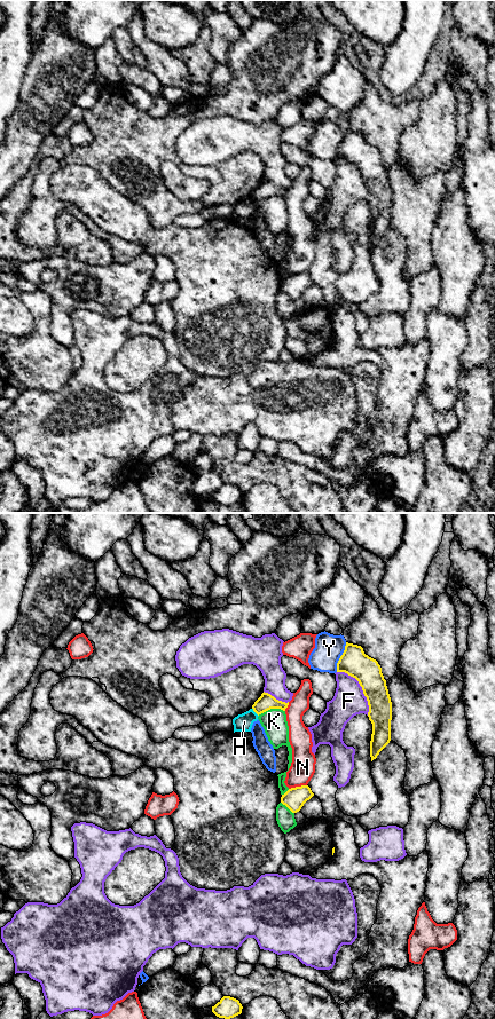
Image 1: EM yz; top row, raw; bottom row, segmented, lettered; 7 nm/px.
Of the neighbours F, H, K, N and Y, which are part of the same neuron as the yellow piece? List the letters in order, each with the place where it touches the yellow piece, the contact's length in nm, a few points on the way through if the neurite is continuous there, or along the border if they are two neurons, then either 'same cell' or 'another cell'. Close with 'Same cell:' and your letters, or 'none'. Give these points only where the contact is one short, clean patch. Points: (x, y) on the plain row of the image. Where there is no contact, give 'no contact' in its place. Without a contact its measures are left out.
F: contact yz (362, 175); length 380 nm; another cell
H: contact yz (254, 198); length 80 nm; border yz (252, 195), (258, 203); another cell
K: contact yz (270, 195); length 190 nm; another cell
N: contact yz (297, 274); length 130 nm; another cell
Y: contact yz (340, 144); length 220 nm; another cell
Same cell: none

